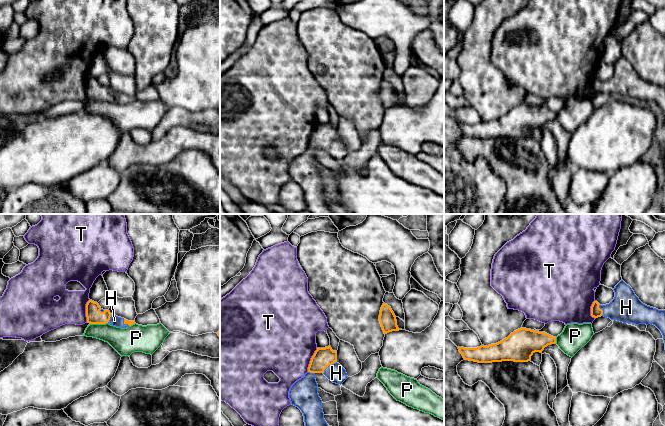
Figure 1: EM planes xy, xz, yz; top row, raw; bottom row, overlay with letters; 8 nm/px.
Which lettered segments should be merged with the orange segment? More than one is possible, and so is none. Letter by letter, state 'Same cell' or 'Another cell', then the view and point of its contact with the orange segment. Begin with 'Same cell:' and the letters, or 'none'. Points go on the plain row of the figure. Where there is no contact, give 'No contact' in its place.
Same cell: H
H: Same cell. Touches orange at xz (328, 141)
P: Another cell. Touches orange at xy (98, 99)
T: Another cell. Touches orange at xz (311, 136)

